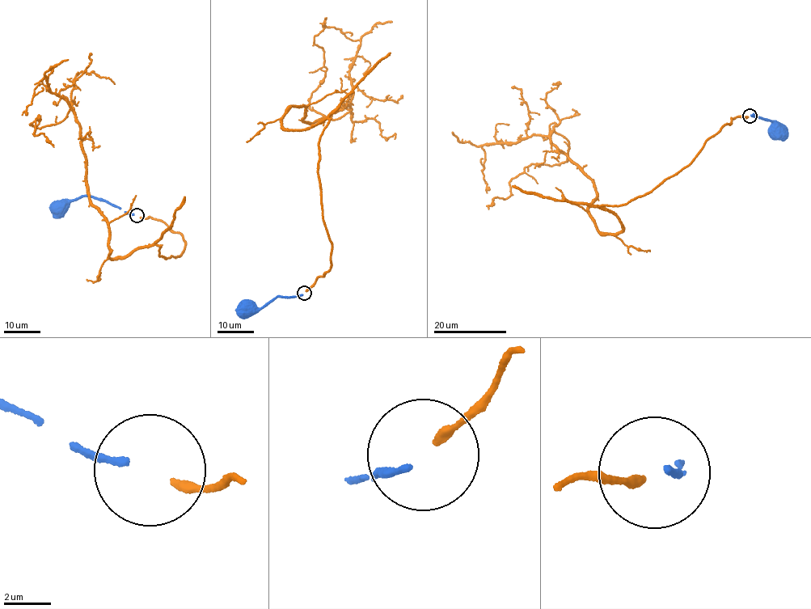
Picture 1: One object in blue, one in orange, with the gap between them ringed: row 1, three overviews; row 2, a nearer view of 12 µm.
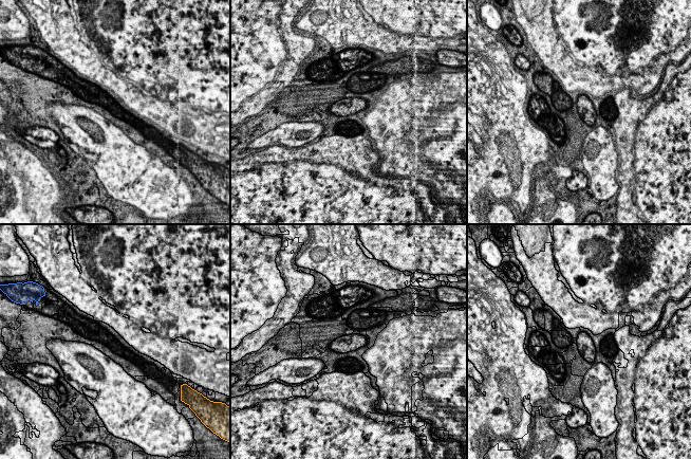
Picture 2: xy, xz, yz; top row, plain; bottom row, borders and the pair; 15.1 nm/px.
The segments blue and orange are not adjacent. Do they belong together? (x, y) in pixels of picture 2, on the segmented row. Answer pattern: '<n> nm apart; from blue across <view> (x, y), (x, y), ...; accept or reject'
2450 nm apart; from blue across xy (44, 295), (181, 385); accept

